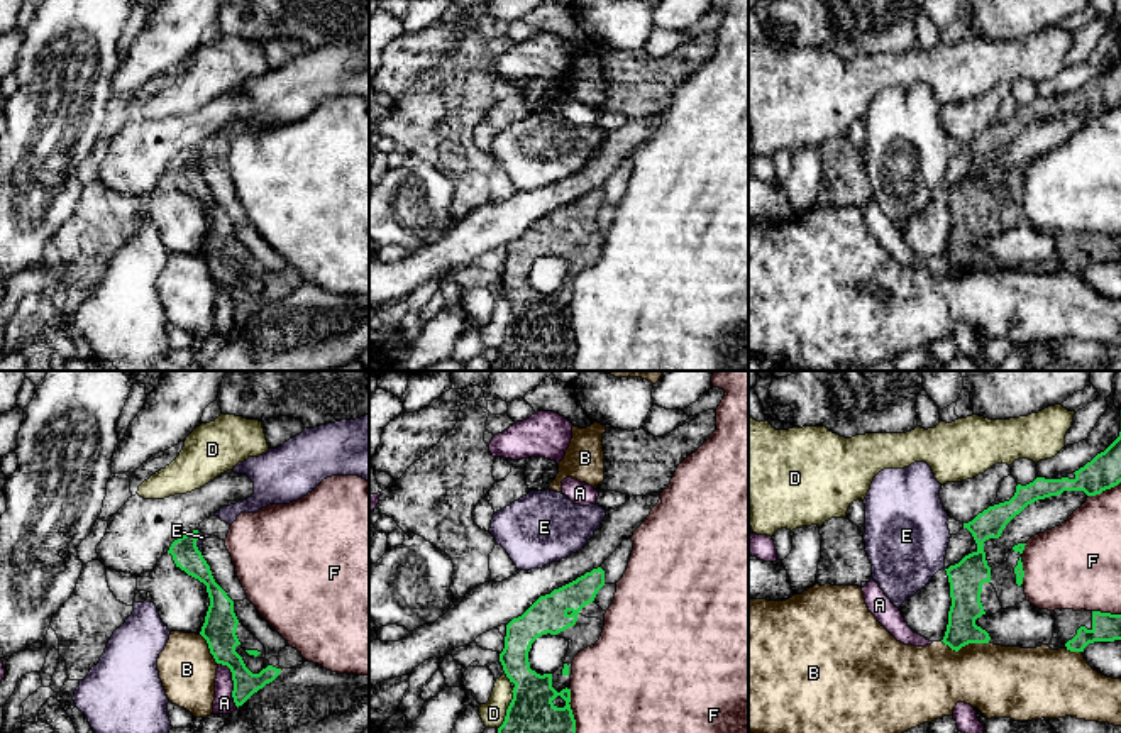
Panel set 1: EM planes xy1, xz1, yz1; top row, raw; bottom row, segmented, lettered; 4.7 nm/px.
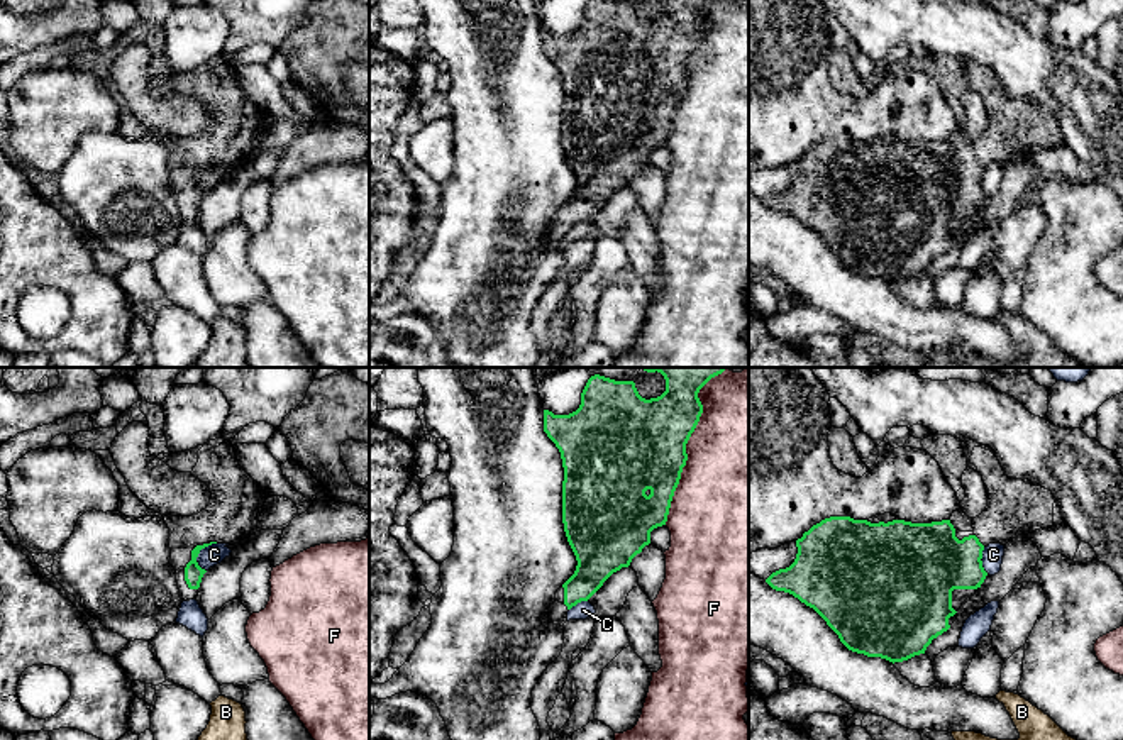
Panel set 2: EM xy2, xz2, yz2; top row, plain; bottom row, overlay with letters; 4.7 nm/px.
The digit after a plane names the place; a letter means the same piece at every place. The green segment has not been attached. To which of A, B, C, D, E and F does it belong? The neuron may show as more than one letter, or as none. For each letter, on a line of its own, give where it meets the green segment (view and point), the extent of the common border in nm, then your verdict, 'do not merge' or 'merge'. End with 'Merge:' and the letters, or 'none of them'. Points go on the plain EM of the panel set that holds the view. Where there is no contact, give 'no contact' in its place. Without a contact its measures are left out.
A: xy1 (234, 303) | 240 nm | do not merge
B: yz1 (966, 264) | 220 nm | do not merge
C: xy2 (199, 173) | 150 nm | do not merge
D: xz1 (508, 329) | 220 nm | do not merge
E: xy1 (195, 163) | 110 nm | do not merge
F: xz2 (685, 73) | 700 nm | do not merge
Merge: none of them

